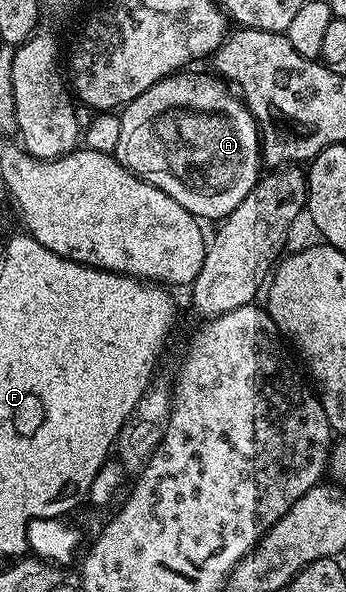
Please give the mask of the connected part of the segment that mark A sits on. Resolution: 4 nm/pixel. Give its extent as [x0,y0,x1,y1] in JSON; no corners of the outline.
[114,72,261,220]

